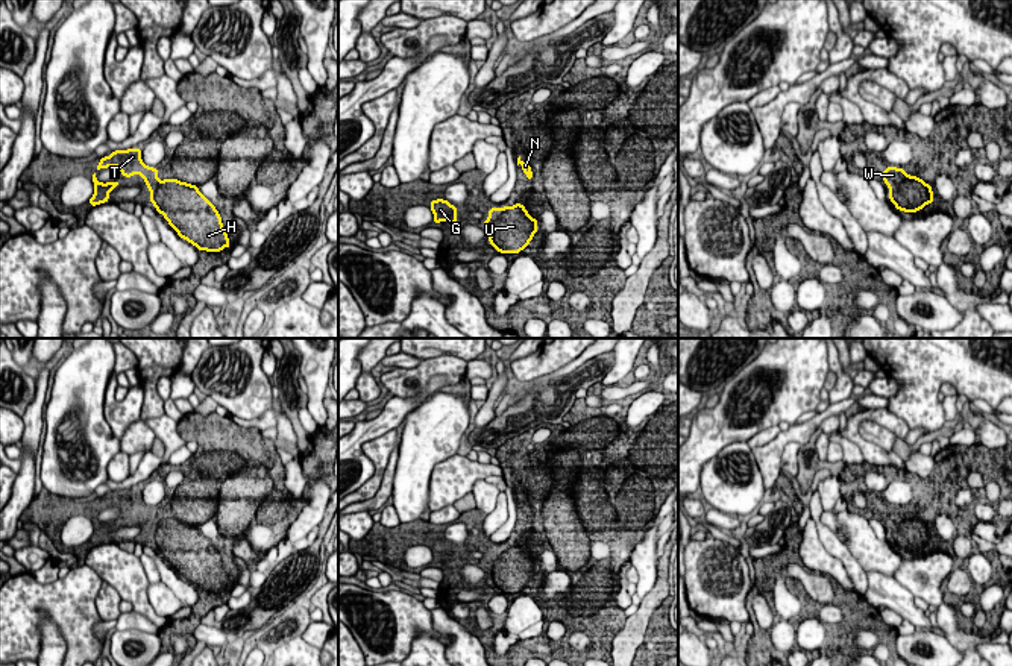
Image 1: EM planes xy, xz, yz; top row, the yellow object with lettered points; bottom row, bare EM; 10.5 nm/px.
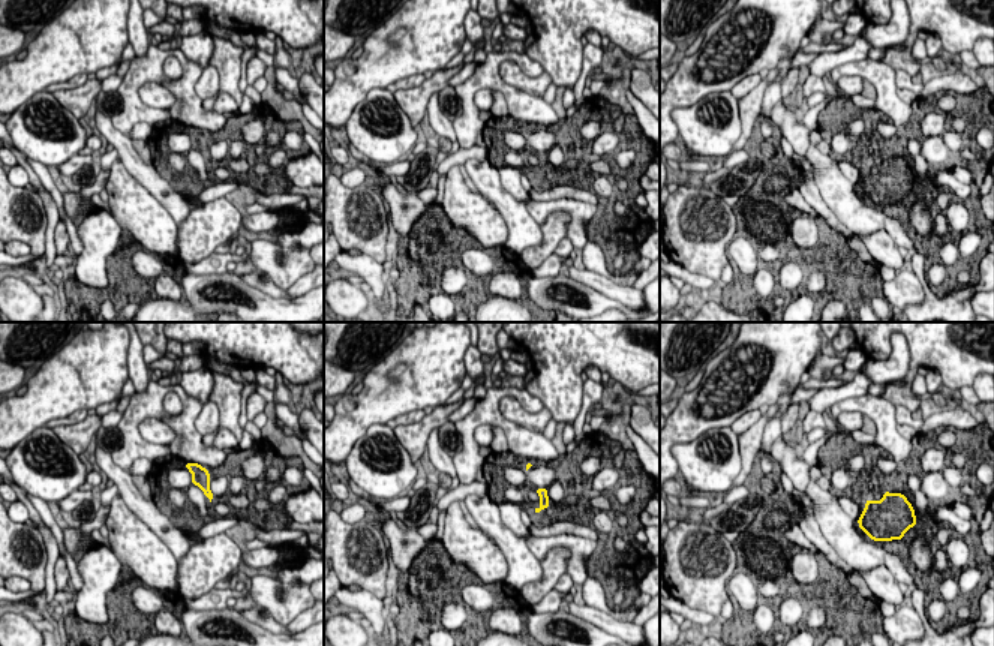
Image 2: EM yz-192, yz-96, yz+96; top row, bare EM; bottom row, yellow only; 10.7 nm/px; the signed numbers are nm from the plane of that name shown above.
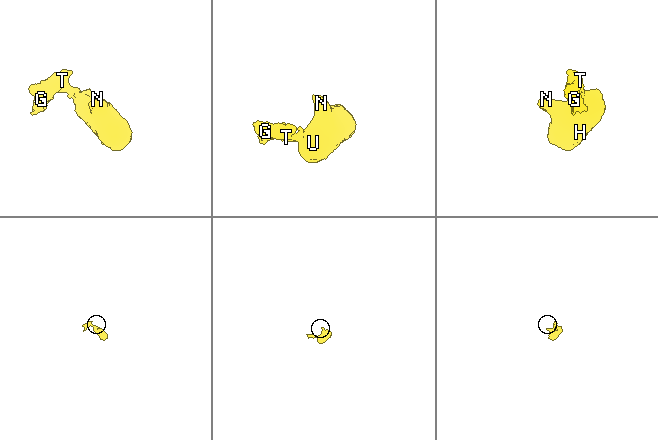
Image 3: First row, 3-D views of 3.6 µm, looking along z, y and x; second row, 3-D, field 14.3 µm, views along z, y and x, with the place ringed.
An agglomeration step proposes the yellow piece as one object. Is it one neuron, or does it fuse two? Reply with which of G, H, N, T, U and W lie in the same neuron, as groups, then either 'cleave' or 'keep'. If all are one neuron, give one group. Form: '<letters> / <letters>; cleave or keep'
G H N T U W; keep

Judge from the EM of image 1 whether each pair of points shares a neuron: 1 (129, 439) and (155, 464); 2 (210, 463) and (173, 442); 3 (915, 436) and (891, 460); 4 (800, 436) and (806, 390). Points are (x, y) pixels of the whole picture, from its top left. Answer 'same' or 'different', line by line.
1: different
2: different
3: different
4: different

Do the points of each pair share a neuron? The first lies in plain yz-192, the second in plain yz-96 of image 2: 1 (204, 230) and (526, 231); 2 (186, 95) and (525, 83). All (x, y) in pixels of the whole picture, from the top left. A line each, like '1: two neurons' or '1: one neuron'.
1: two neurons
2: two neurons

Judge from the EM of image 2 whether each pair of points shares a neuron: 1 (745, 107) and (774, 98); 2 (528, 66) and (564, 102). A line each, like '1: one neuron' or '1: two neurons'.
1: two neurons
2: two neurons

